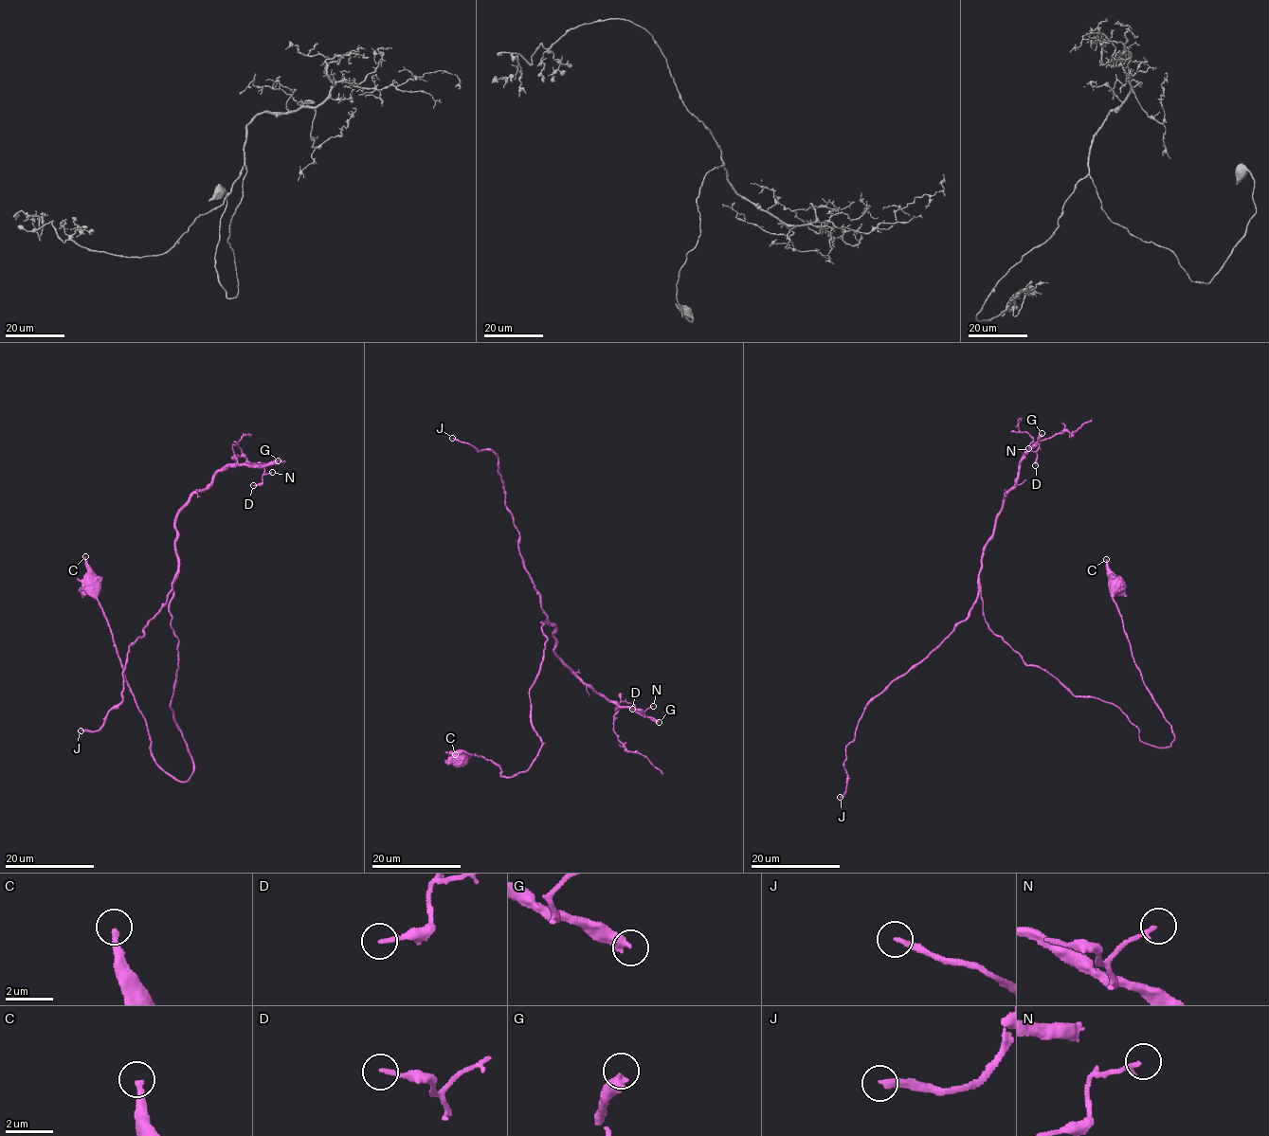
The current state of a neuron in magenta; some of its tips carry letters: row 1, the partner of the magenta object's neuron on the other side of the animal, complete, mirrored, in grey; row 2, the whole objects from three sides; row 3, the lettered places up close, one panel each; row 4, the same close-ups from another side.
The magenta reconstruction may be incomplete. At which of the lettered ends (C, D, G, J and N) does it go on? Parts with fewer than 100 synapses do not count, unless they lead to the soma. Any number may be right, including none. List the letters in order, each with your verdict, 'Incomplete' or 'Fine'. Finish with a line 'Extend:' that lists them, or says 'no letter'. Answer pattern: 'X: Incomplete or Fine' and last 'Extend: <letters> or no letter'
C: Fine
D: Fine
G: Incomplete
J: Incomplete
N: Fine
Extend: G, J

